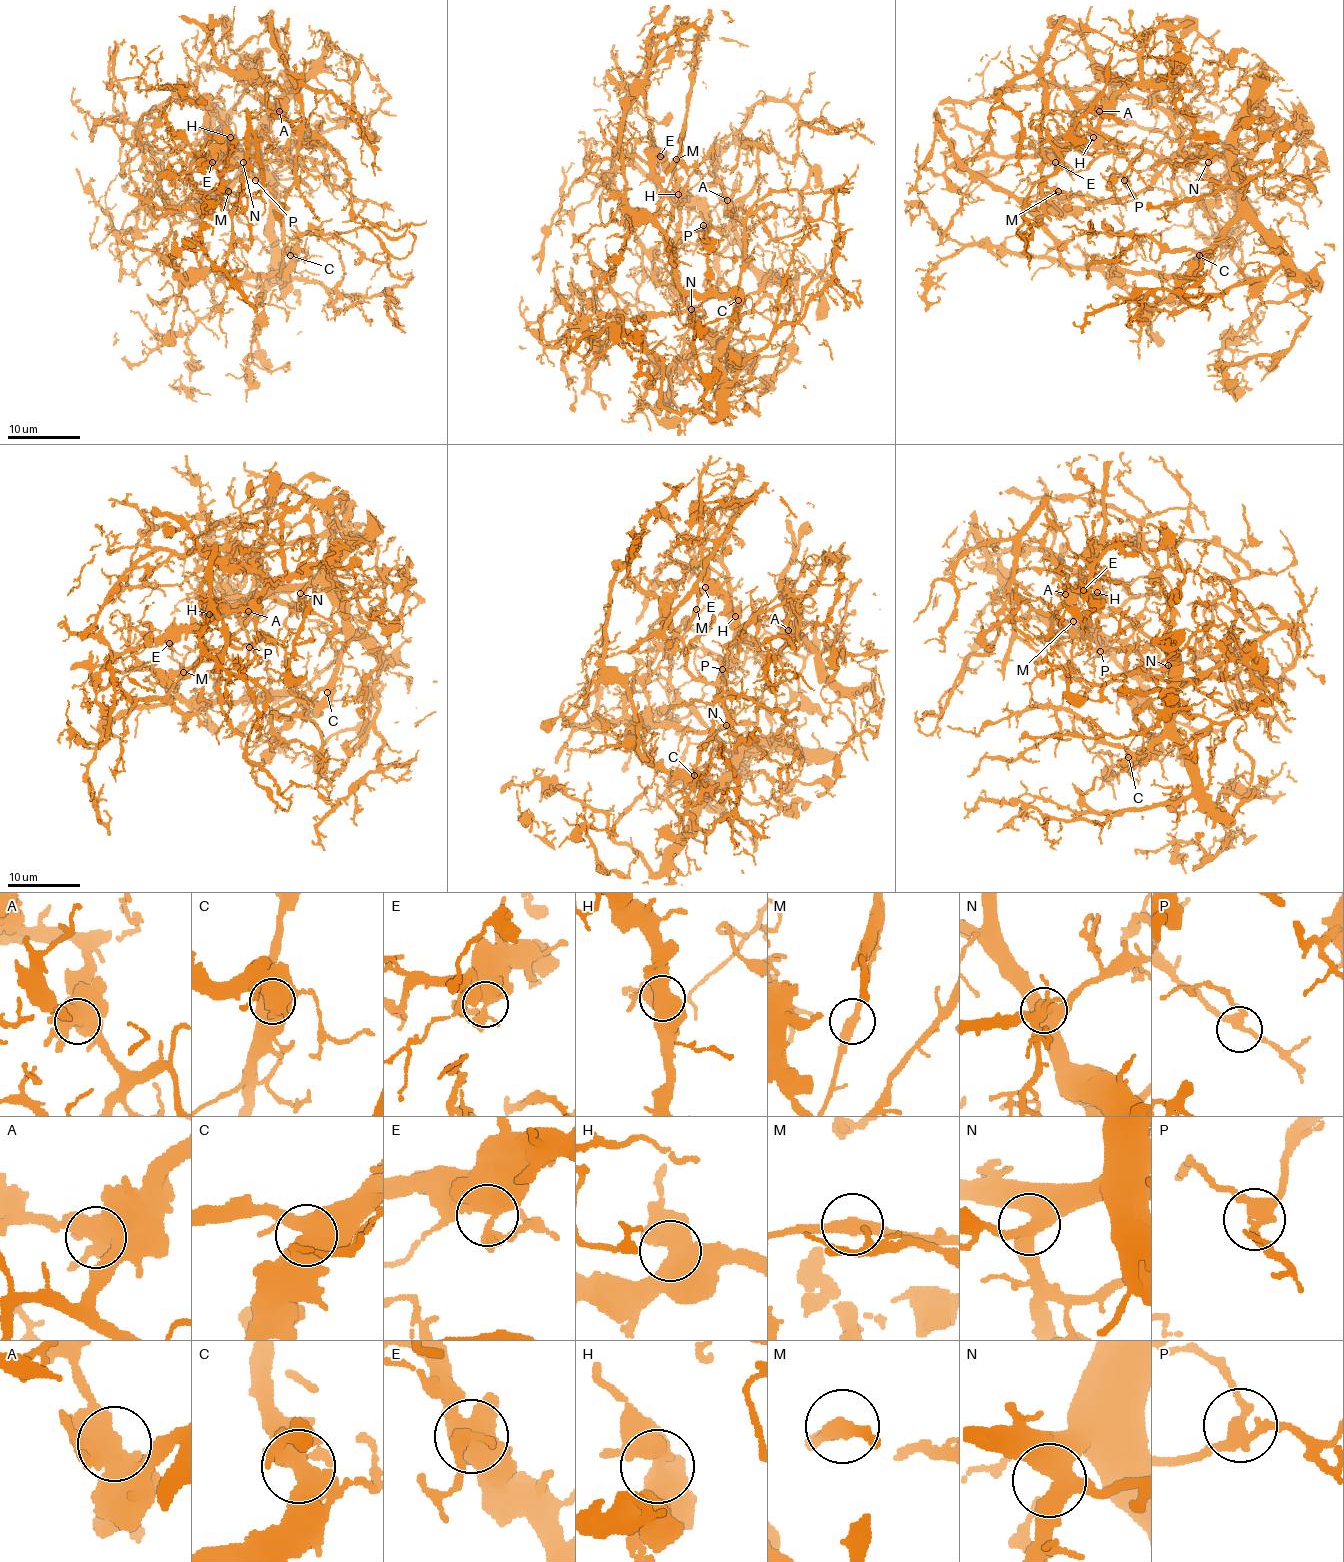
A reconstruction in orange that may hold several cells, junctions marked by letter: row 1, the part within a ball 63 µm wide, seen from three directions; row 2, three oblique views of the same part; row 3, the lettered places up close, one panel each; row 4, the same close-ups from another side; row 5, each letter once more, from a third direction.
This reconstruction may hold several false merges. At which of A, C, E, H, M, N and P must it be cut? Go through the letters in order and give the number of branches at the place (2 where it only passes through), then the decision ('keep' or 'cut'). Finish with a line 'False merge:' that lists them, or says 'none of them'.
A: 5 | keep
C: 3 | keep
E: 3 | keep
H: 3 | keep
M: 2 | cut
N: 3 | keep
P: 3 | keep
False merge: M

